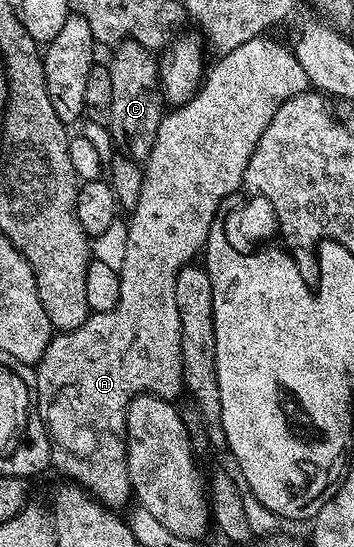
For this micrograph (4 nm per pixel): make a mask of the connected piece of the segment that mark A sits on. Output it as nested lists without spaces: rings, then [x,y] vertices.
[[[261,37],[246,41],[244,45],[237,46],[226,56],[217,60],[214,68],[205,72],[204,78],[197,91],[186,103],[175,106],[163,114],[160,121],[160,129],[156,129],[156,141],[152,145],[150,158],[145,160],[142,173],[142,184],[140,185],[140,201],[134,206],[133,211],[128,215],[127,239],[124,245],[124,265],[118,271],[120,281],[120,301],[111,311],[96,311],[91,313],[80,325],[71,331],[63,331],[51,338],[48,349],[42,354],[41,361],[36,364],[36,382],[38,385],[38,412],[42,423],[46,426],[46,436],[50,442],[50,461],[53,470],[58,470],[59,476],[65,477],[69,482],[76,483],[86,490],[86,494],[97,499],[103,507],[111,509],[122,509],[126,502],[131,502],[132,492],[130,489],[130,478],[128,477],[128,465],[126,464],[126,408],[131,401],[143,393],[158,395],[162,399],[171,401],[177,400],[178,394],[183,394],[184,384],[182,381],[182,338],[180,337],[180,313],[176,313],[176,273],[181,267],[187,266],[194,254],[201,252],[206,245],[206,238],[212,229],[212,225],[219,218],[223,210],[222,202],[229,195],[234,195],[243,186],[242,178],[248,169],[248,161],[264,133],[268,129],[268,121],[276,117],[276,109],[284,101],[296,97],[301,91],[310,87],[308,73],[299,67],[294,52],[289,46],[277,43],[270,37]]]

